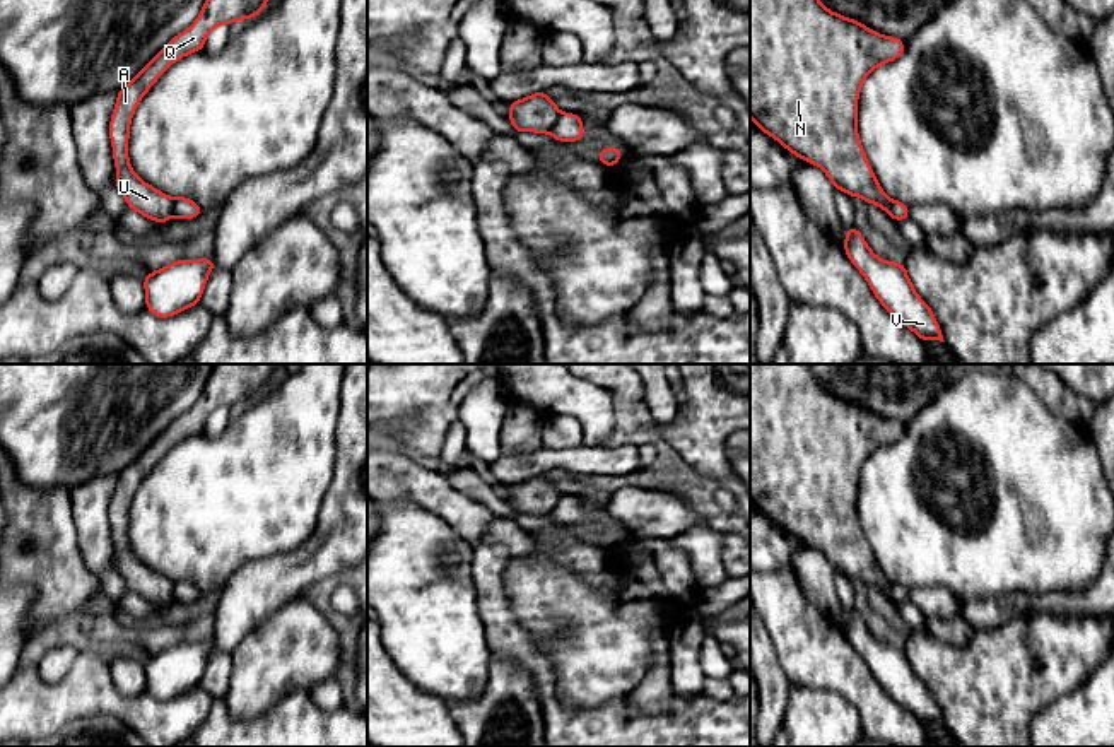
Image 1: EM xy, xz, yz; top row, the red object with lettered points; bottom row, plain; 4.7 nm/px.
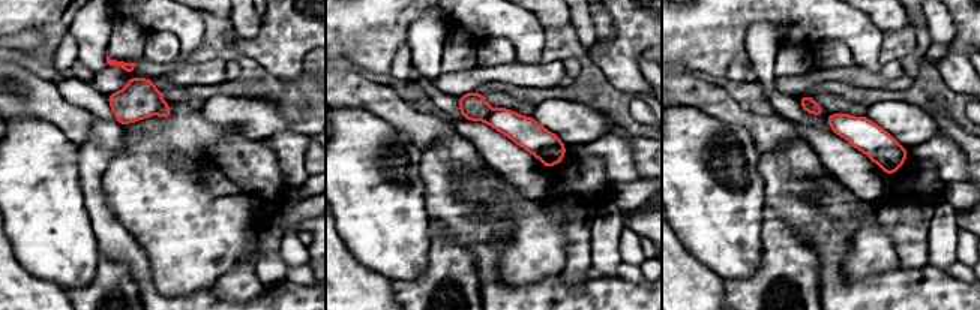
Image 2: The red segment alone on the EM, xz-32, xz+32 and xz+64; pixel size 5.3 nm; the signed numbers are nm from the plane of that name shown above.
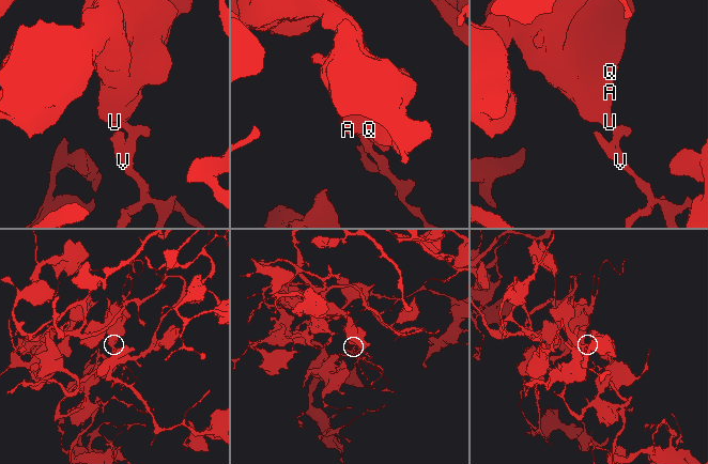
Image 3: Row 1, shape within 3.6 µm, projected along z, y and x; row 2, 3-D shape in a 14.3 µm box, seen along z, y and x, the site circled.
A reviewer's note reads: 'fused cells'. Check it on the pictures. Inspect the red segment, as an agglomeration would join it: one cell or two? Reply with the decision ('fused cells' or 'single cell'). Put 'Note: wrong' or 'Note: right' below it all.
fused cells
Note: right

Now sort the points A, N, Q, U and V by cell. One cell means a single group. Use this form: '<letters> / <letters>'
A N Q U / V

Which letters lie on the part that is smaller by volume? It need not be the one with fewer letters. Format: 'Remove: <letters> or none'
Remove: V

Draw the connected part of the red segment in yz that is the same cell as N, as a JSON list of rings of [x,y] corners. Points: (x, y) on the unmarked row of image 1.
[[[750,364],[750,501],[764,516],[776,521],[798,542],[818,549],[832,564],[836,573],[842,573],[849,579],[861,579],[865,585],[875,586],[885,595],[888,593],[890,579],[882,573],[878,562],[875,561],[858,520],[858,479],[861,475],[861,468],[866,458],[871,456],[873,451],[897,443],[904,436],[904,432],[904,424],[875,415],[858,403],[853,403],[849,400],[839,398],[825,391],[820,386],[810,364]]]

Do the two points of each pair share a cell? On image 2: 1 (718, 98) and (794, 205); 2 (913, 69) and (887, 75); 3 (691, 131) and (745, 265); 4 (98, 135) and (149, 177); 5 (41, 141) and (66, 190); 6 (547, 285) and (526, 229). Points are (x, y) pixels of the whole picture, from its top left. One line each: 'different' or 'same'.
1: different
2: different
3: same
4: different
5: same
6: different

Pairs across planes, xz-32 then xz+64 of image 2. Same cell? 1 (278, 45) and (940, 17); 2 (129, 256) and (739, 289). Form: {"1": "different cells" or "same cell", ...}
{"1": "different cells", "2": "different cells"}

